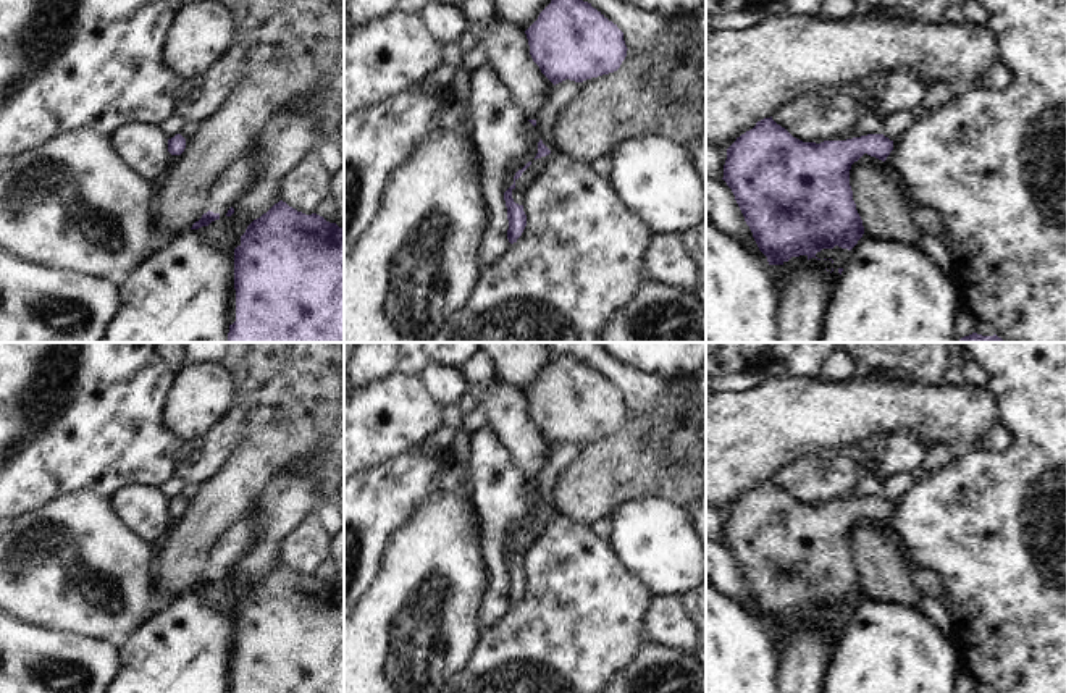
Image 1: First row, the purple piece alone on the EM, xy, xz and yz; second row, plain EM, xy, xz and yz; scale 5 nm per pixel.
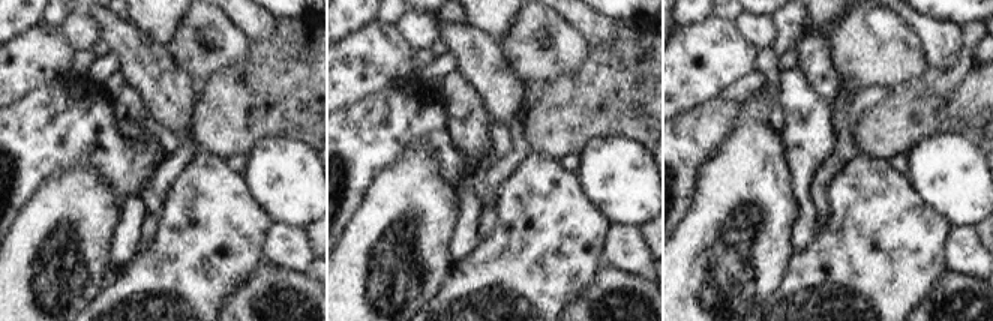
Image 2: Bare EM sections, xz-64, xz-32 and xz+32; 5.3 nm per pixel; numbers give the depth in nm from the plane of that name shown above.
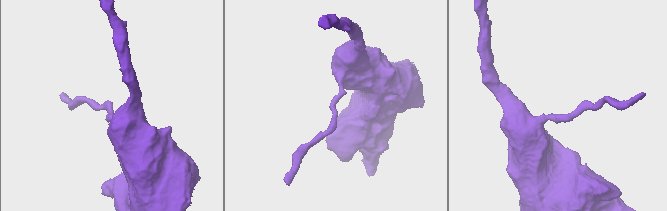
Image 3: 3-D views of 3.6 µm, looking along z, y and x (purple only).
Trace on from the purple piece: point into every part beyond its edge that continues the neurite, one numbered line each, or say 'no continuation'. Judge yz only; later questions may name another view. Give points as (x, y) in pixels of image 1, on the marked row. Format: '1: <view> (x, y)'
no continuation

